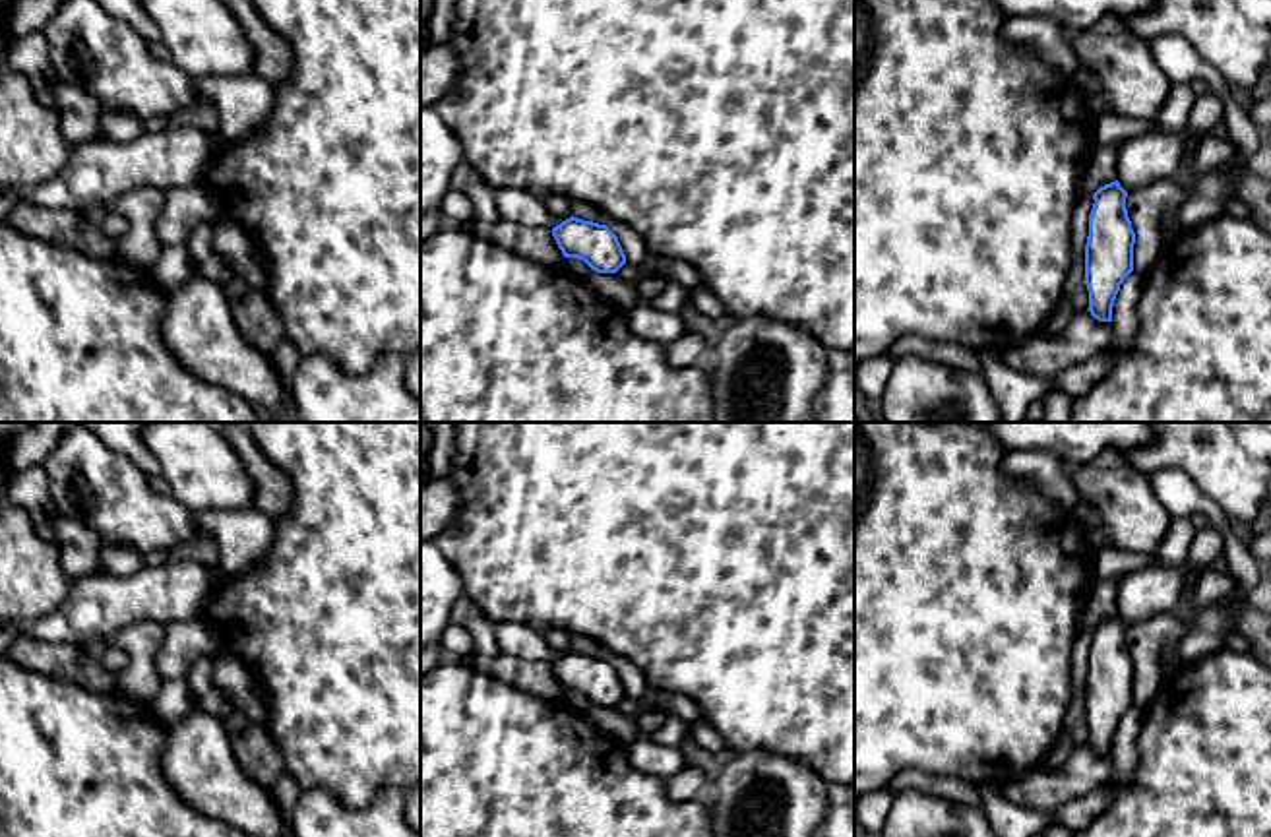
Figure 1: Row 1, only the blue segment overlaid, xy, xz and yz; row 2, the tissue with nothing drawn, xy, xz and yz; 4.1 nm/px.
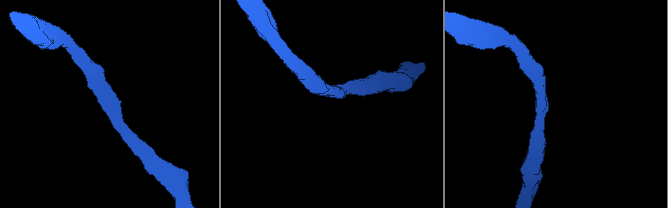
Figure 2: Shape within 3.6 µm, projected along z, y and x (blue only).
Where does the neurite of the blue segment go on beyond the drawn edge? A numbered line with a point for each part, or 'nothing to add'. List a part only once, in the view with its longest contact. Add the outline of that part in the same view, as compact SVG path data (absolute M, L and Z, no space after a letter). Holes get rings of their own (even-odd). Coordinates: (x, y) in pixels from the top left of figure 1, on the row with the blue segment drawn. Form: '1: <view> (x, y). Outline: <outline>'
nothing to add

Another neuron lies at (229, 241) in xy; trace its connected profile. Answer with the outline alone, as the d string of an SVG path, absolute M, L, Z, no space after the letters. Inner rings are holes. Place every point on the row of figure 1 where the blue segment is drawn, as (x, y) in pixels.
M215 221L211 248L227 262L232 275L242 279L248 289L265 289L265 267L260 262L256 244L244 229L229 221Z

